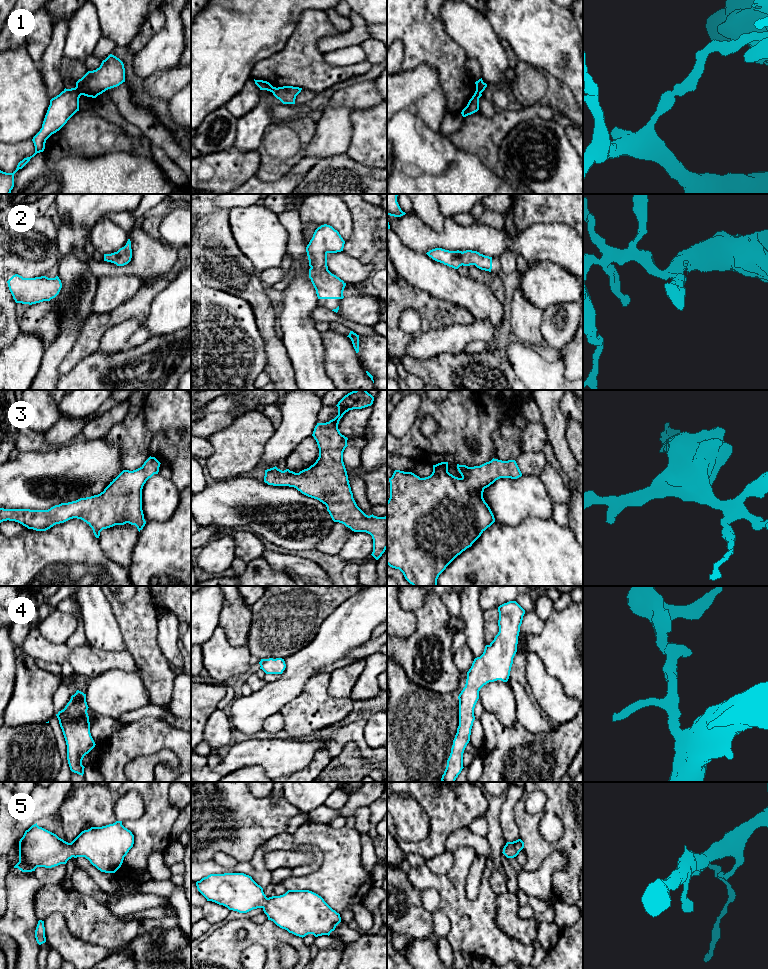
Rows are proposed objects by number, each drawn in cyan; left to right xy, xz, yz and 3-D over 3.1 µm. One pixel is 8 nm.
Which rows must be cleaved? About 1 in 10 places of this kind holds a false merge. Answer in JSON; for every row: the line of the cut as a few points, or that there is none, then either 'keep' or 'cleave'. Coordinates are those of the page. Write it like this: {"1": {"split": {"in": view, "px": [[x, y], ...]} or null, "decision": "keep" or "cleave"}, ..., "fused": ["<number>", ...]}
{"1": {"split": {"in": "xy", "px": [[75, 87], [81, 94]]}, "decision": "cleave"}, "2": {"split": null, "decision": "keep"}, "3": {"split": null, "decision": "keep"}, "4": {"split": null, "decision": "keep"}, "5": {"split": null, "decision": "keep"}, "fused": ["1"]}

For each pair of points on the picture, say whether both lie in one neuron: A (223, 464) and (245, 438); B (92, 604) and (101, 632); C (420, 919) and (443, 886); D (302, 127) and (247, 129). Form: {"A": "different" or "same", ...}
{"A": "same", "B": "same", "C": "different", "D": "different"}

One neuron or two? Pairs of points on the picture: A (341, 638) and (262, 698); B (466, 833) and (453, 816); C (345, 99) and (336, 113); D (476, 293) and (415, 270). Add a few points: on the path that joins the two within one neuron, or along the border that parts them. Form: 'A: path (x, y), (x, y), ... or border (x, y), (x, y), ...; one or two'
A: path (321, 651), (282, 690); one
B: border (468, 826), (455, 829), (445, 844); two
C: border (327, 104), (345, 105), (351, 112); two
D: path (461, 291), (430, 275); one

